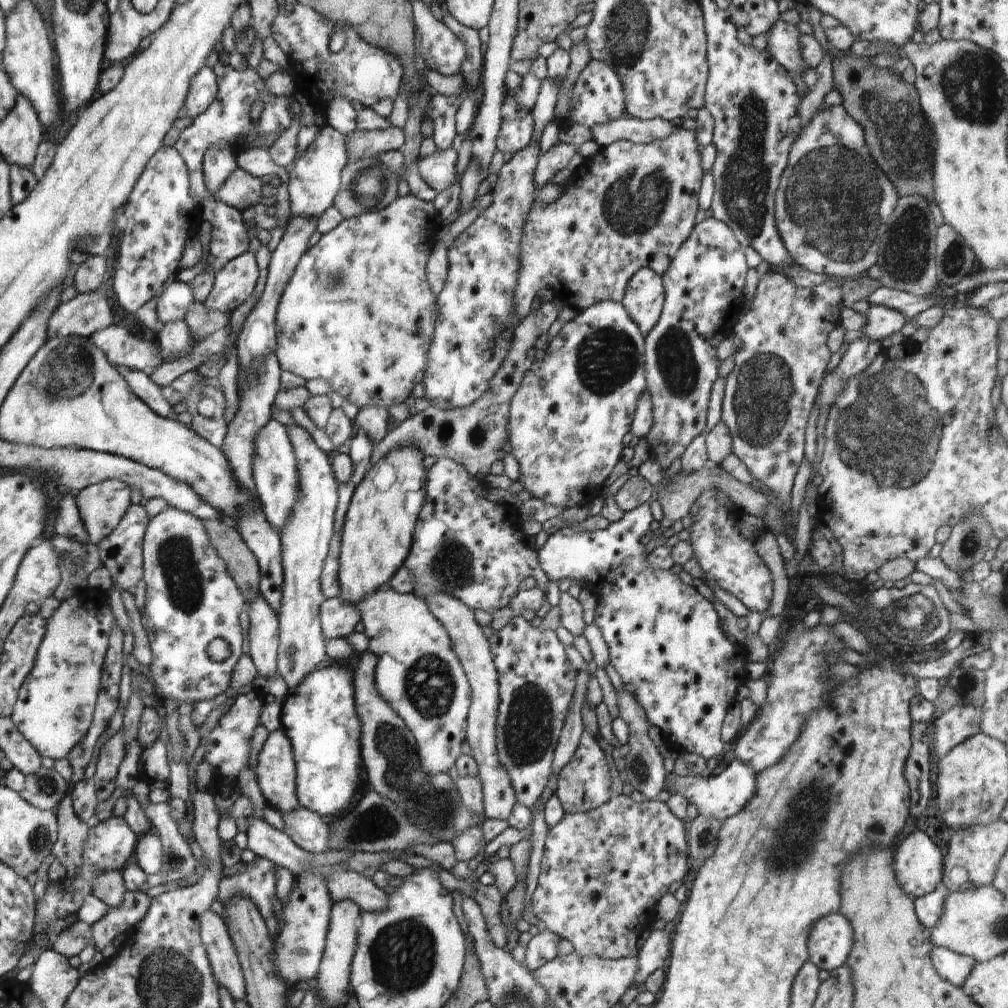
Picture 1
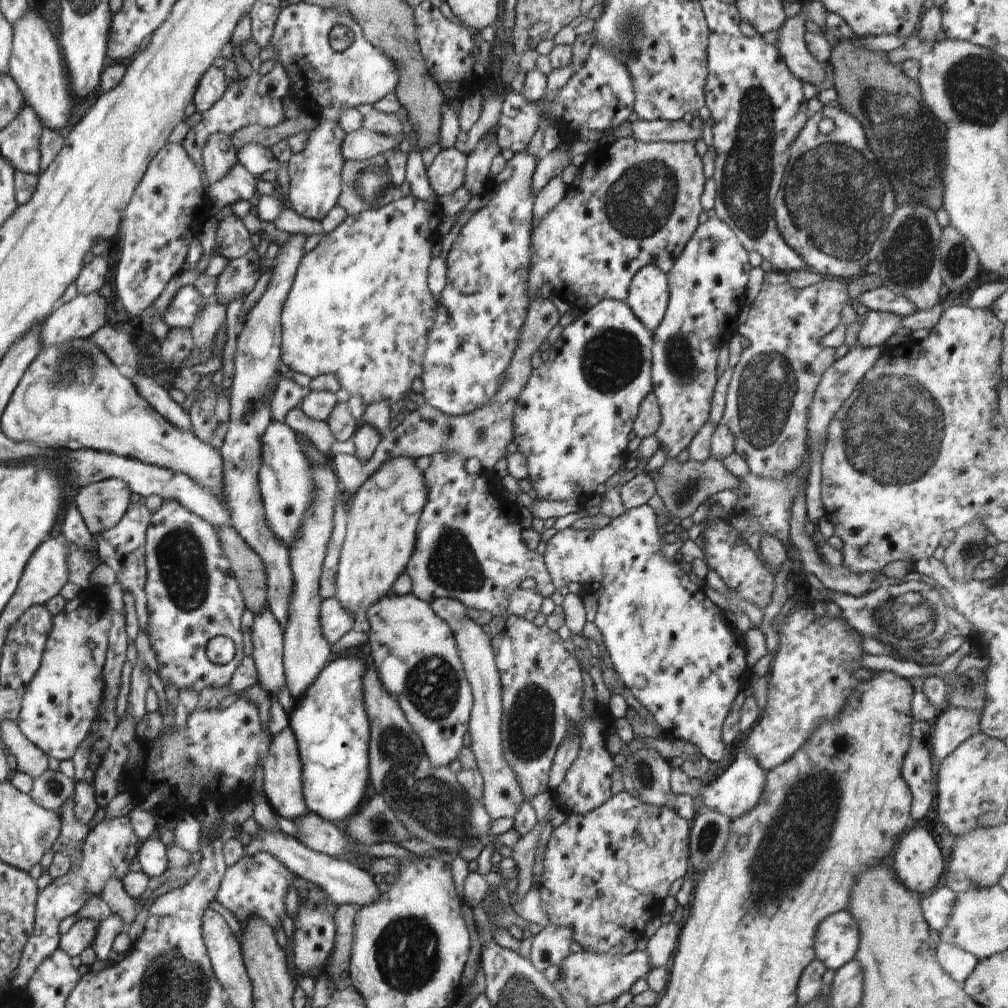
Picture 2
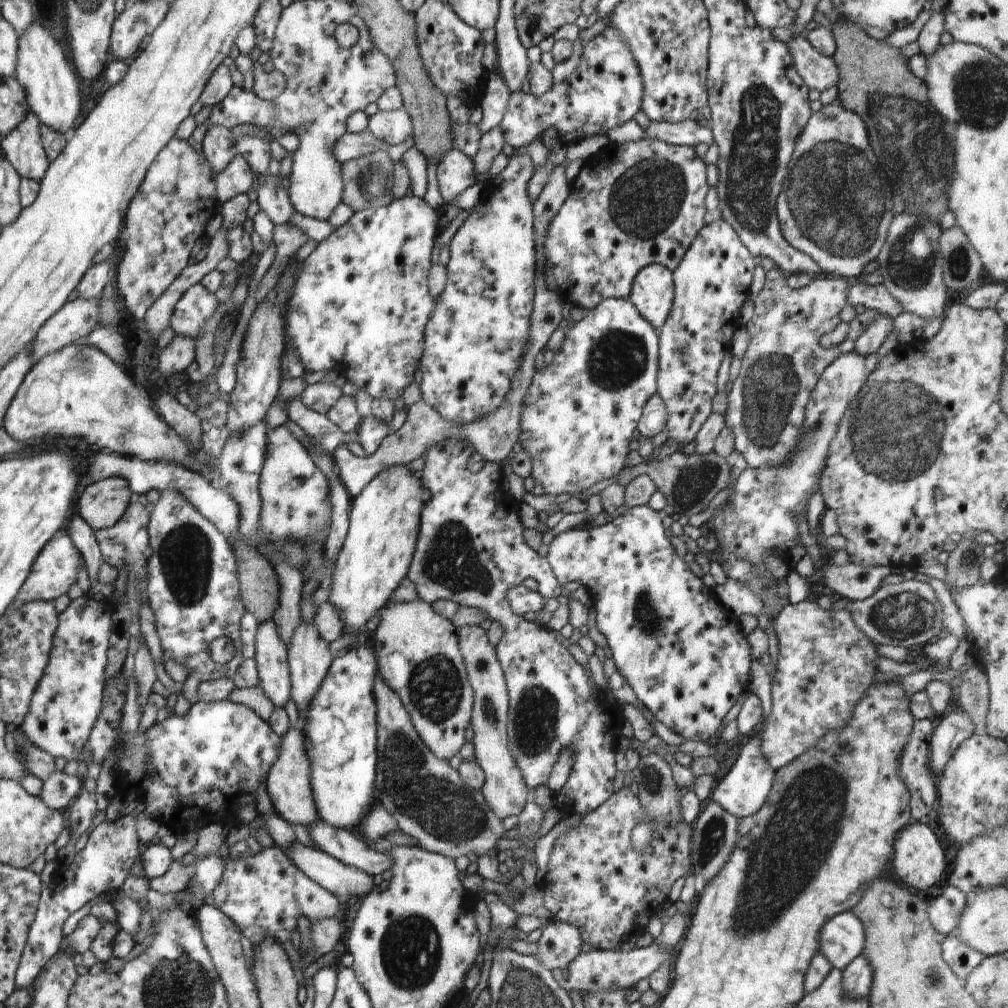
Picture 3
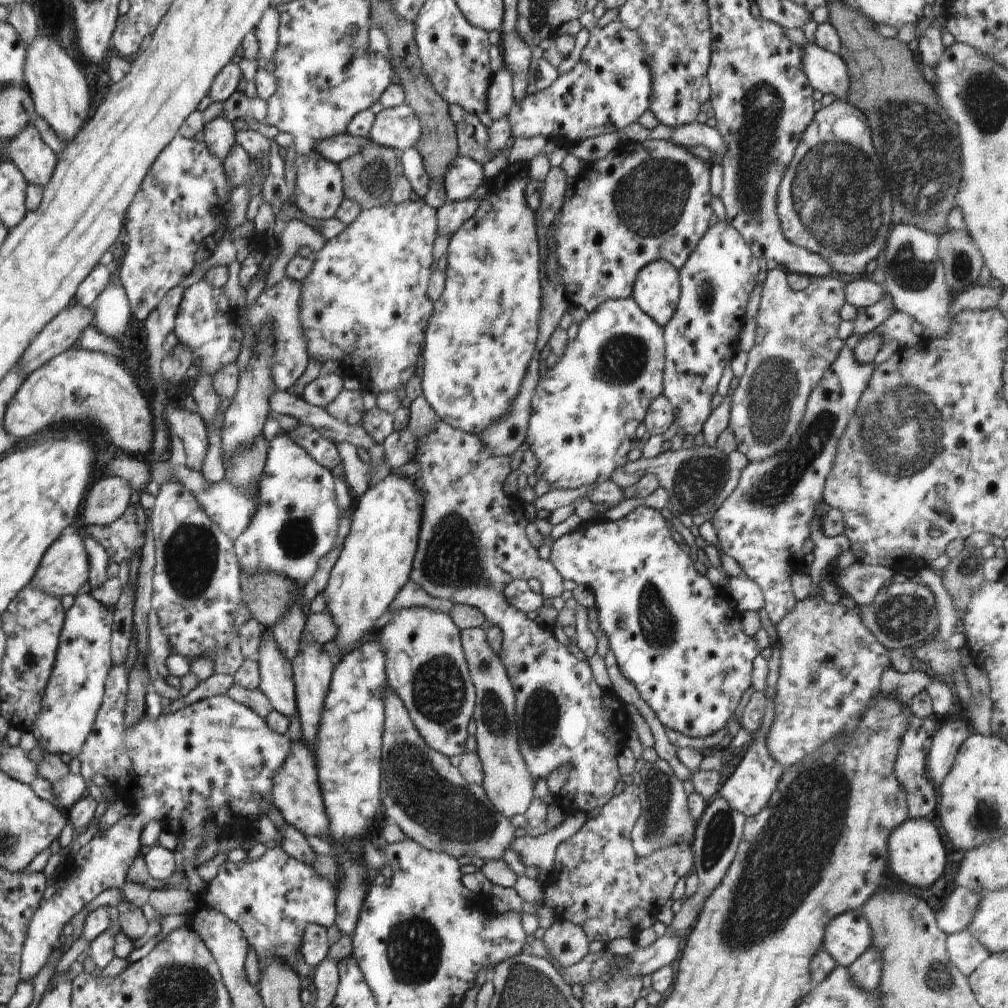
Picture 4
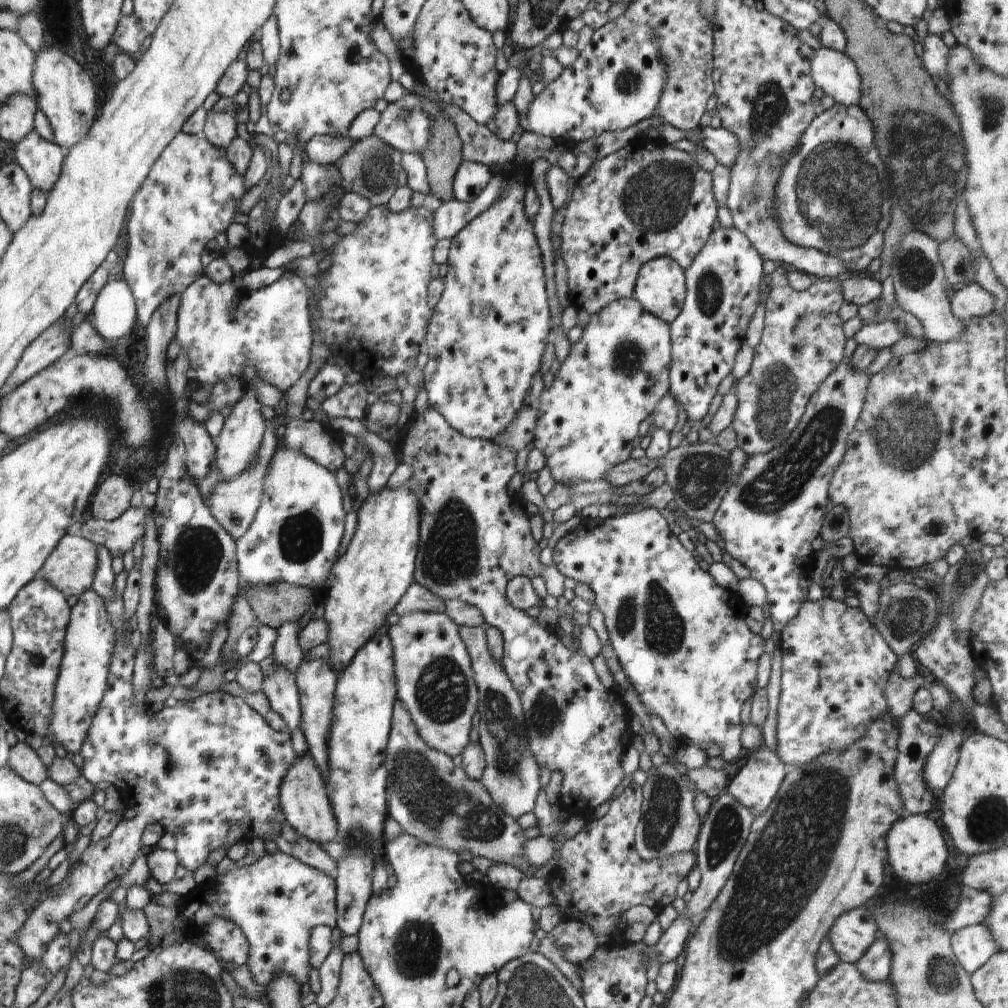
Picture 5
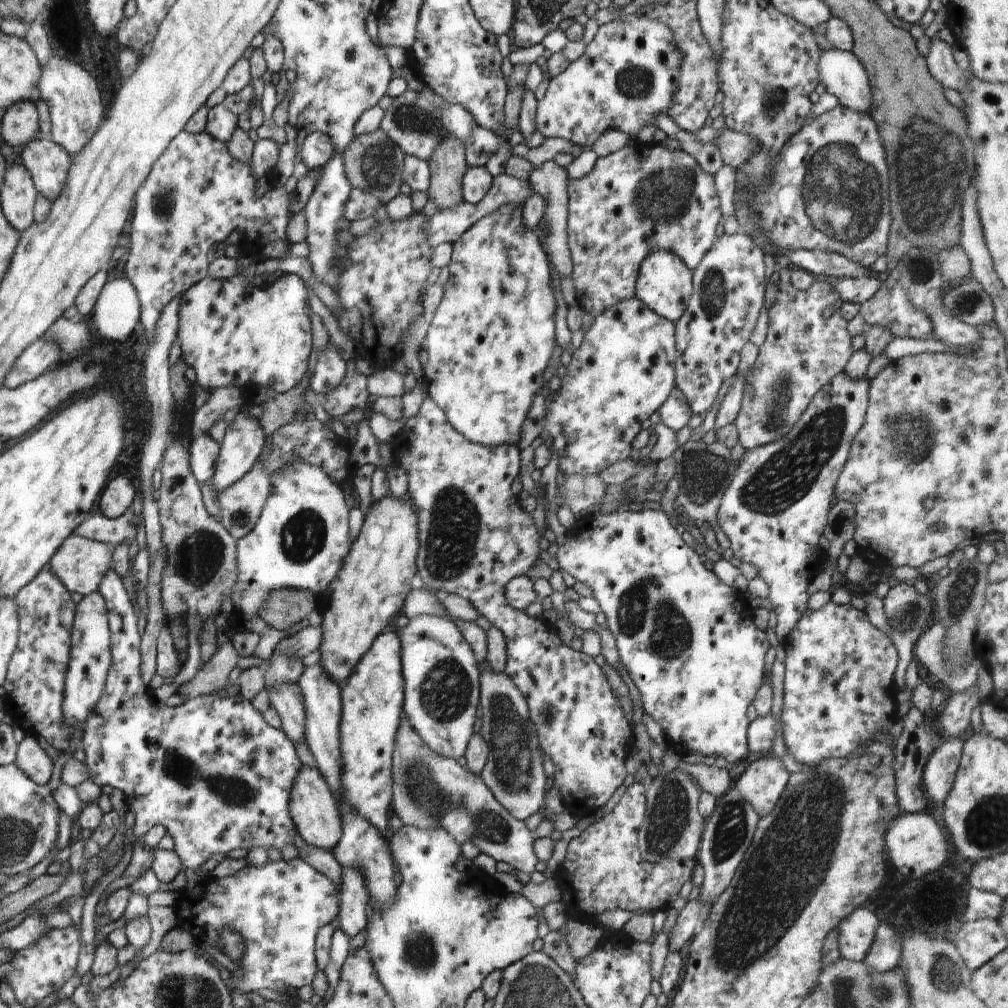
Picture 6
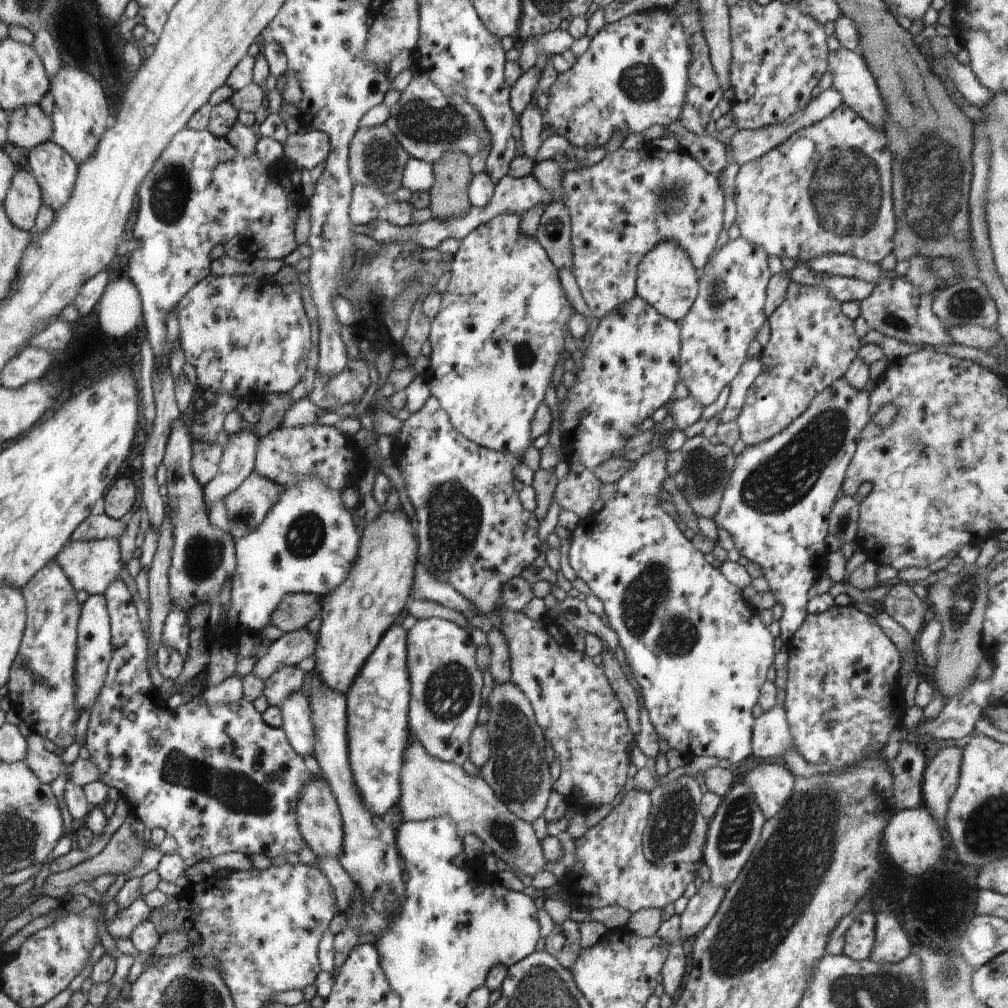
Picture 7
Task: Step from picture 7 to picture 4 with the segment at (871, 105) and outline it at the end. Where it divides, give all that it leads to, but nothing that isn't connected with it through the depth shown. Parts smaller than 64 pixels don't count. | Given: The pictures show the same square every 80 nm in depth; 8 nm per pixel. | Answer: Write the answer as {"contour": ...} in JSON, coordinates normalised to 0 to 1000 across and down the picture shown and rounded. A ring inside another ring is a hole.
{"contour":[[[802,42],[796,45],[796,48],[797,70],[804,85],[806,85],[808,89],[815,91],[815,93],[827,93],[831,98],[840,99],[840,91],[842,90],[842,73],[840,71],[839,63],[836,61],[836,57],[814,49],[808,43]]]}

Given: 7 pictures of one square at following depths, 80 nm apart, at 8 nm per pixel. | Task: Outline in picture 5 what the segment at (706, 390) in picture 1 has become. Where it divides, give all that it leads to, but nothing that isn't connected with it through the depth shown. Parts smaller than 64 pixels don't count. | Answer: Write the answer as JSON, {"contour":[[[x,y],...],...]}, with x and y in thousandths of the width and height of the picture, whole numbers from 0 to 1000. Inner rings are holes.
{"contour":[[[715,225],[706,230],[704,238],[698,242],[694,252],[680,269],[679,304],[675,308],[675,313],[665,321],[667,357],[664,389],[667,389],[668,395],[681,406],[687,427],[691,427],[696,416],[702,411],[706,396],[711,392],[716,377],[725,371],[730,353],[737,344],[744,317],[748,315],[750,306],[754,302],[754,280],[759,273],[757,262],[756,254],[746,245],[738,231],[729,225],[724,227]]]}

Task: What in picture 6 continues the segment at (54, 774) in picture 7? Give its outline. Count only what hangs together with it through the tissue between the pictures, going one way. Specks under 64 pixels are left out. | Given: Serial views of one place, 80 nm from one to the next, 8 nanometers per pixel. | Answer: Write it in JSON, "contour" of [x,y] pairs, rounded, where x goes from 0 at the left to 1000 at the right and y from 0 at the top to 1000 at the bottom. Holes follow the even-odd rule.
{"contour":[[[28,729],[20,736],[20,744],[16,746],[15,758],[18,758],[24,768],[28,768],[38,779],[46,779],[52,770],[52,758],[44,744],[38,742],[38,736]]]}

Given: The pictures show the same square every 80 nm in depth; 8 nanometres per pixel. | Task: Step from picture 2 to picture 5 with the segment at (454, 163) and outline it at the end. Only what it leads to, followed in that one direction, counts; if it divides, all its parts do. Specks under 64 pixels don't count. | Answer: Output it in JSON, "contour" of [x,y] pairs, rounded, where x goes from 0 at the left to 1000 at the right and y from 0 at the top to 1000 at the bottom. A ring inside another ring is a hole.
{"contour":[[[459,160],[450,175],[450,197],[459,200],[472,198],[472,194],[482,187],[487,178],[488,172],[484,165]]]}

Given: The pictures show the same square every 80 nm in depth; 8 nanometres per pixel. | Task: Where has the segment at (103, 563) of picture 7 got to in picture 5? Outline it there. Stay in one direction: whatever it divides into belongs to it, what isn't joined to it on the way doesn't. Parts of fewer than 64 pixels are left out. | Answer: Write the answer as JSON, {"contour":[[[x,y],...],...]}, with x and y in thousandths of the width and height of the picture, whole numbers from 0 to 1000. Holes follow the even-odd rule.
{"contour":[[[72,528],[63,532],[63,540],[39,569],[67,592],[79,592],[90,585],[97,565],[98,542]]]}

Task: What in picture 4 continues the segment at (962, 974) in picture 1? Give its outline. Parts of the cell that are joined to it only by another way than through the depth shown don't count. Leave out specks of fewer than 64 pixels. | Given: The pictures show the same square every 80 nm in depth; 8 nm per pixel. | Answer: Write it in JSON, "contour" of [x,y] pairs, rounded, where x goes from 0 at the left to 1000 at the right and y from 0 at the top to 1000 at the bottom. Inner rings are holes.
{"contour":[[[959,923],[941,927],[938,938],[942,954],[951,960],[957,969],[961,969],[982,946]]]}

